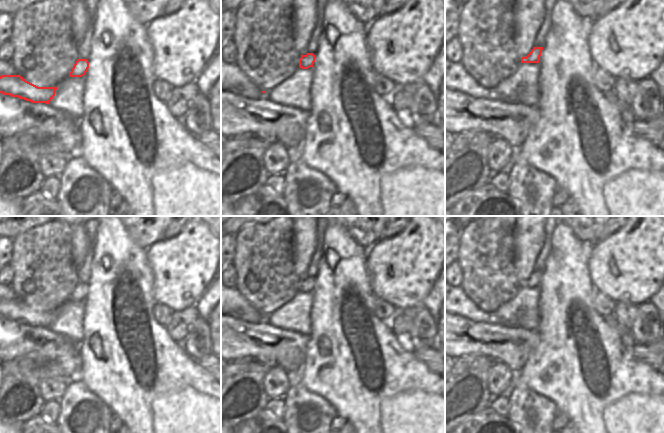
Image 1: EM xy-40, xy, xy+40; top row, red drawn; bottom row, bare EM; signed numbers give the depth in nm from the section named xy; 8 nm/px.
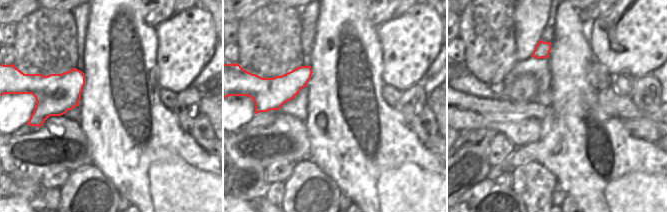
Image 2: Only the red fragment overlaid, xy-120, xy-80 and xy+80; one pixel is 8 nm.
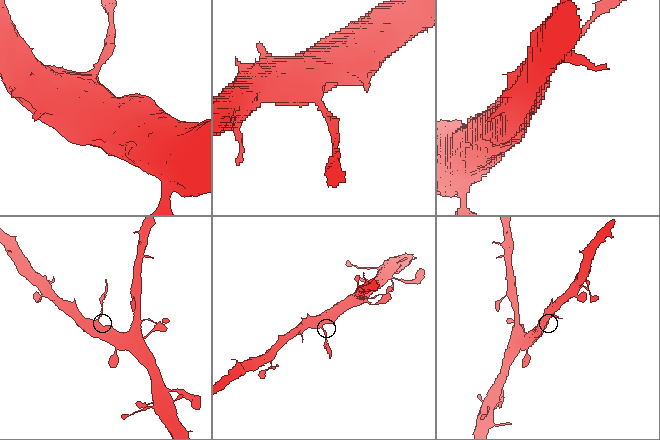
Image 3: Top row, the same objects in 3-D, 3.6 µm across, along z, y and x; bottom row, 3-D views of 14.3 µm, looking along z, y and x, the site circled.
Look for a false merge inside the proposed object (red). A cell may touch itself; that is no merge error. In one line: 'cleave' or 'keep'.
cleave

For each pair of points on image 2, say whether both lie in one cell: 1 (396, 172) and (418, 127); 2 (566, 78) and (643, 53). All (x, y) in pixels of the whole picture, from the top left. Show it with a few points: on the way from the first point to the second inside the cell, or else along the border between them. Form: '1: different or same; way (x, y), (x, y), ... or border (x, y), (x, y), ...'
1: different; border (409, 127), (424, 144)
2: different; border (586, 37), (592, 56), (595, 59)

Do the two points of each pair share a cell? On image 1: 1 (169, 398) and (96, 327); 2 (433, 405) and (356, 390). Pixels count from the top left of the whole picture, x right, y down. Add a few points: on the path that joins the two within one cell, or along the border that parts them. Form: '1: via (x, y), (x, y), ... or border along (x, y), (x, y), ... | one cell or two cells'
1: via (146, 392), (135, 384), (125, 356), (119, 350) | one cell
2: via (414, 405), (397, 405), (388, 396), (375, 396) | one cell

